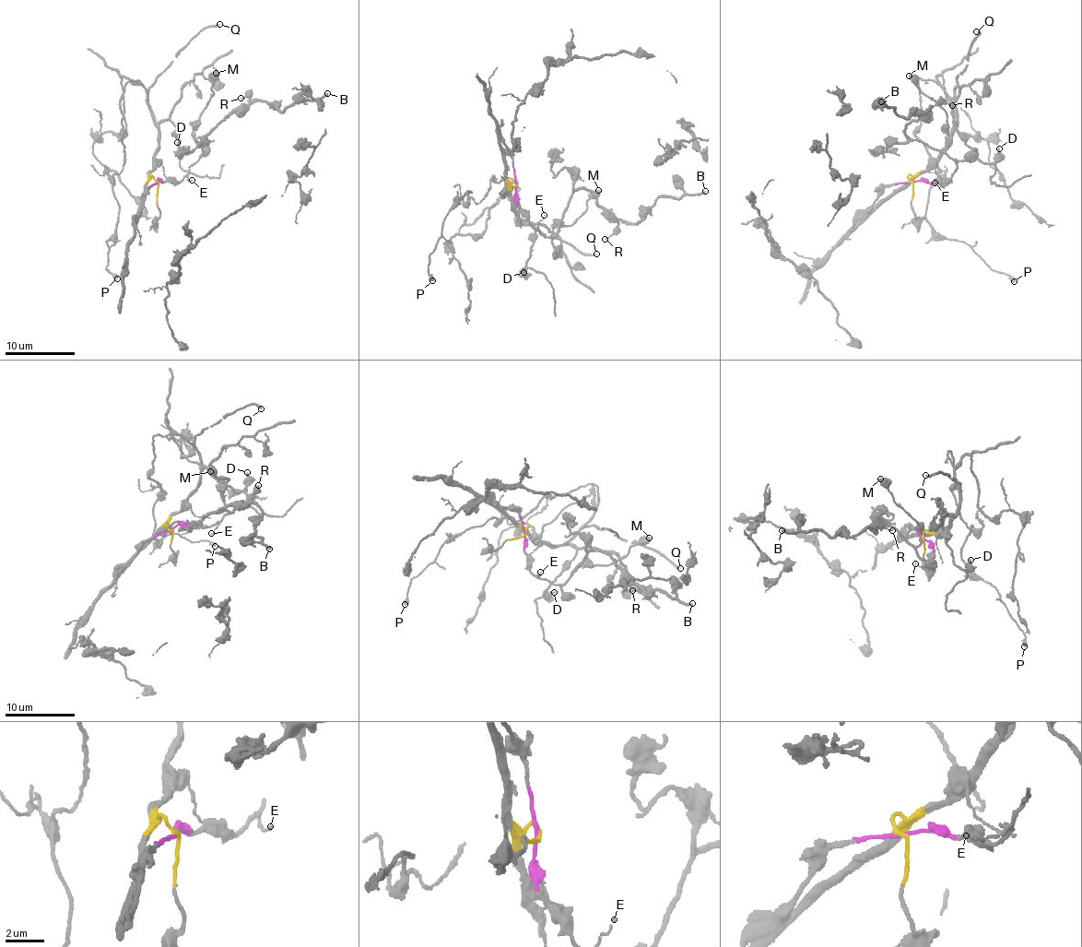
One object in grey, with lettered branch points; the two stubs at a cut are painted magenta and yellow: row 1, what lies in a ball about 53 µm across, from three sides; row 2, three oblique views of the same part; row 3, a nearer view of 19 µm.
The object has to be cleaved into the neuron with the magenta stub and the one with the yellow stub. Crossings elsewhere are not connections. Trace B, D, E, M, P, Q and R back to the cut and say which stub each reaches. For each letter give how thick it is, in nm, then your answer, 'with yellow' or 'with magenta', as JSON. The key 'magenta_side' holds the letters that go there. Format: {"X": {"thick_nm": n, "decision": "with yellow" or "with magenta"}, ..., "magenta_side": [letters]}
{"B": {"thick_nm": 240, "decision": "with magenta"}, "D": {"thick_nm": 240, "decision": "with yellow"}, "E": {"thick_nm": 80, "decision": "with magenta"}, "M": {"thick_nm": 600, "decision": "with magenta"}, "P": {"thick_nm": 440, "decision": "with yellow"}, "Q": {"thick_nm": 200, "decision": "with yellow"}, "R": {"thick_nm": 130, "decision": "with magenta"}, "magenta_side": ["B", "E", "M", "R"]}

